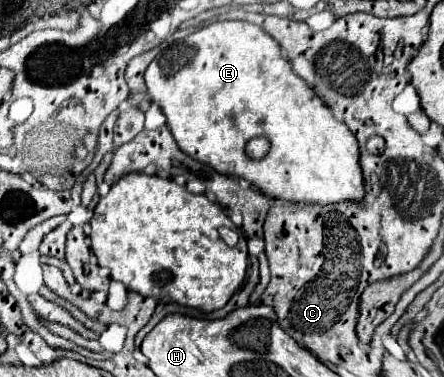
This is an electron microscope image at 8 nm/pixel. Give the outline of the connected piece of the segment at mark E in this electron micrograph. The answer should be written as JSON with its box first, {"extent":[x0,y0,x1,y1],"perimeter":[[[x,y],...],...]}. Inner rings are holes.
{"extent":[145,21,363,203],"perimeter":[[[217,21],[185,39],[175,41],[151,61],[145,71],[147,93],[167,117],[171,135],[179,149],[189,157],[211,165],[223,175],[247,179],[267,197],[309,203],[357,201],[363,197],[363,173],[359,167],[359,147],[355,135],[345,123],[337,121],[331,109],[313,95],[313,89],[291,71],[291,65],[281,57],[281,49],[273,37],[261,27],[245,21]],[[257,135],[267,135],[273,141],[273,151],[261,161],[245,157],[245,141]]]}

